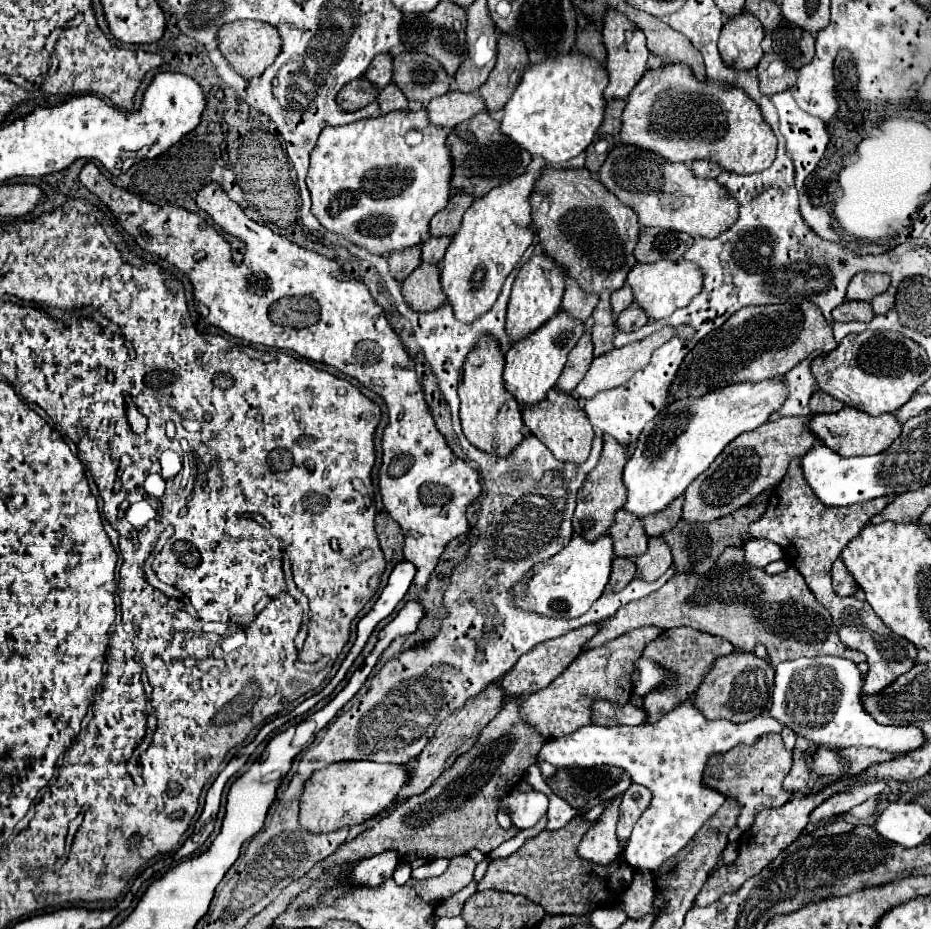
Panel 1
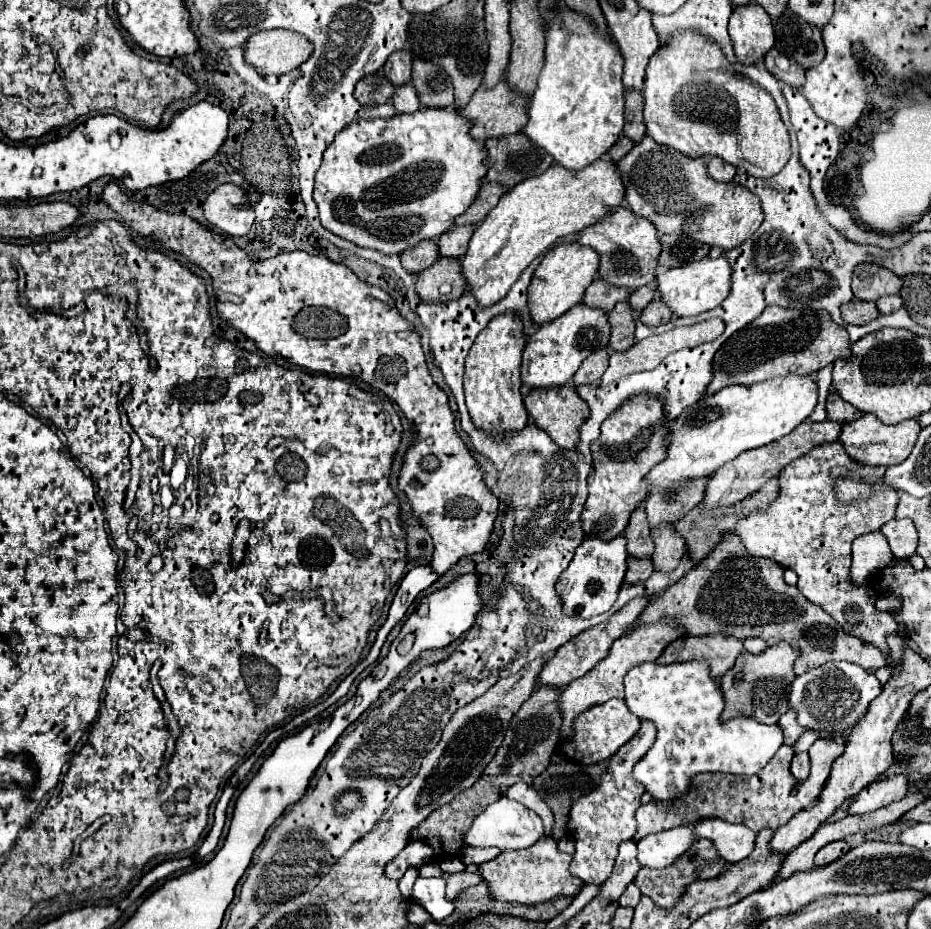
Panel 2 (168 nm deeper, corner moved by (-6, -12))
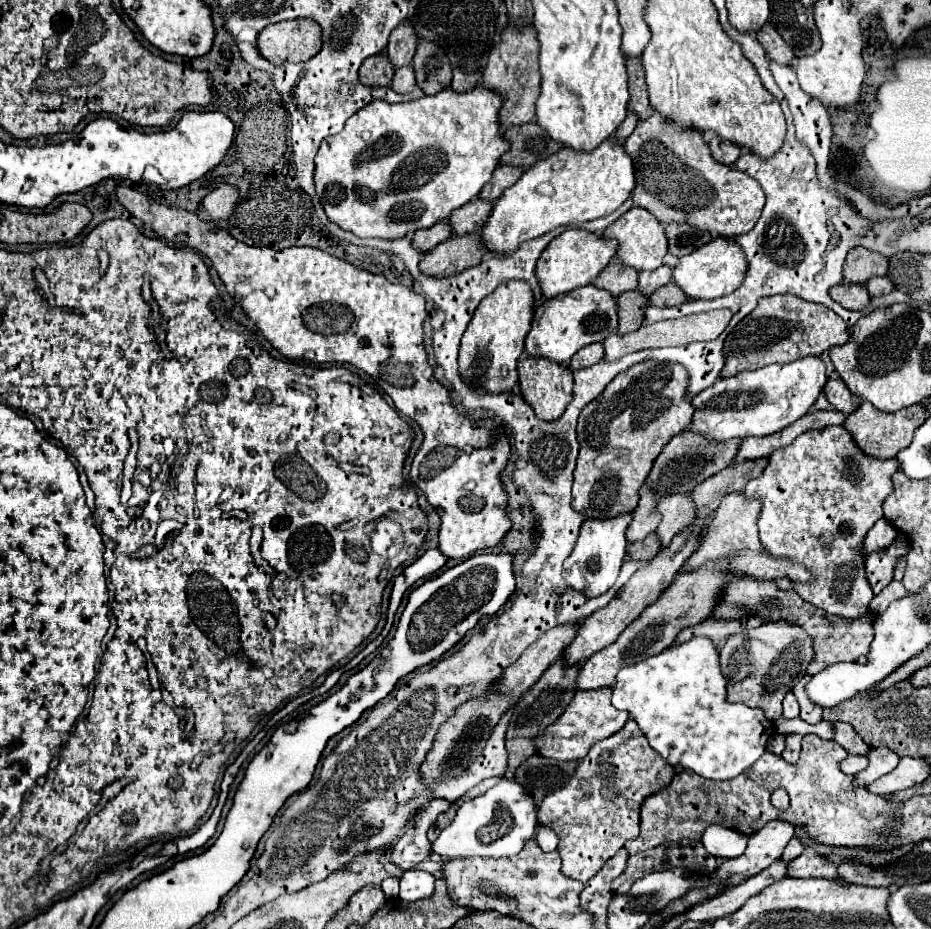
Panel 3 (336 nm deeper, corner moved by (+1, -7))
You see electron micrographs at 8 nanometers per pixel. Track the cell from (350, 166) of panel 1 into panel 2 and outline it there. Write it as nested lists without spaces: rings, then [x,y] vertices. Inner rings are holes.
[[[423,108],[423,110],[417,110],[417,112],[411,112],[411,114],[397,114],[397,116],[391,116],[391,118],[373,118],[373,120],[363,120],[363,118],[357,118],[351,122],[351,126],[347,126],[343,132],[339,132],[333,140],[333,144],[325,150],[323,154],[323,162],[321,162],[321,168],[317,170],[315,174],[315,192],[313,192],[313,198],[319,206],[319,218],[321,218],[321,224],[331,230],[333,234],[357,244],[357,246],[363,246],[363,248],[375,248],[383,254],[403,254],[407,248],[415,246],[419,240],[425,240],[425,238],[439,238],[443,232],[447,232],[455,218],[461,216],[469,206],[471,202],[475,202],[475,198],[479,196],[479,188],[481,188],[481,182],[483,182],[483,176],[487,174],[487,166],[485,166],[485,158],[487,158],[487,150],[485,150],[485,144],[483,142],[475,142],[471,136],[469,136],[469,130],[471,130],[473,122],[463,118],[455,108]]]

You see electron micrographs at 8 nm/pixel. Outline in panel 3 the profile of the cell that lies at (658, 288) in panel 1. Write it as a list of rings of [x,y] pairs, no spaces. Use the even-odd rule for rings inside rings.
[[[718,237],[696,249],[694,253],[682,257],[672,271],[672,281],[688,299],[718,299],[740,287],[740,281],[744,279],[744,269],[746,261],[744,253],[740,253],[740,247],[732,239]]]

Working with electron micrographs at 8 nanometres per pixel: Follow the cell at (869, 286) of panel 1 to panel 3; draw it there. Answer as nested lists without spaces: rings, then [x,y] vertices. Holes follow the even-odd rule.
[[[856,247],[848,253],[844,263],[844,279],[854,285],[866,285],[872,277],[888,275],[888,259],[884,255],[872,253],[864,247]]]

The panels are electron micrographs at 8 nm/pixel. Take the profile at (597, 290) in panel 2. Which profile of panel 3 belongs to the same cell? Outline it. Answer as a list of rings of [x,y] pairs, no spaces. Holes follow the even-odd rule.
[[[616,257],[600,271],[600,275],[592,281],[594,287],[604,289],[612,293],[612,297],[618,297],[624,291],[632,291],[638,285],[638,271],[624,267]]]

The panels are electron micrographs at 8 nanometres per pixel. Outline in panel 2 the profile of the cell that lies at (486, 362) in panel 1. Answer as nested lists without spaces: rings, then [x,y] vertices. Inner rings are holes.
[[[499,314],[475,338],[465,360],[465,400],[477,428],[489,434],[521,430],[527,426],[527,410],[521,394],[521,354],[525,348],[523,322],[519,314]]]

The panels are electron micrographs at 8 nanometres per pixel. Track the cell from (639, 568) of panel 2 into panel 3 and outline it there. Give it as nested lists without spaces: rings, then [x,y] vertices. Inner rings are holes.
[[[650,533],[646,539],[632,543],[628,547],[628,557],[632,561],[650,561],[658,555],[658,551],[660,551],[660,543],[656,541],[656,533]]]

